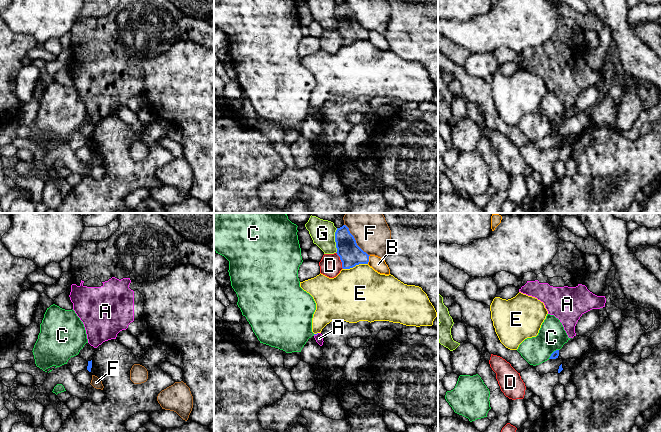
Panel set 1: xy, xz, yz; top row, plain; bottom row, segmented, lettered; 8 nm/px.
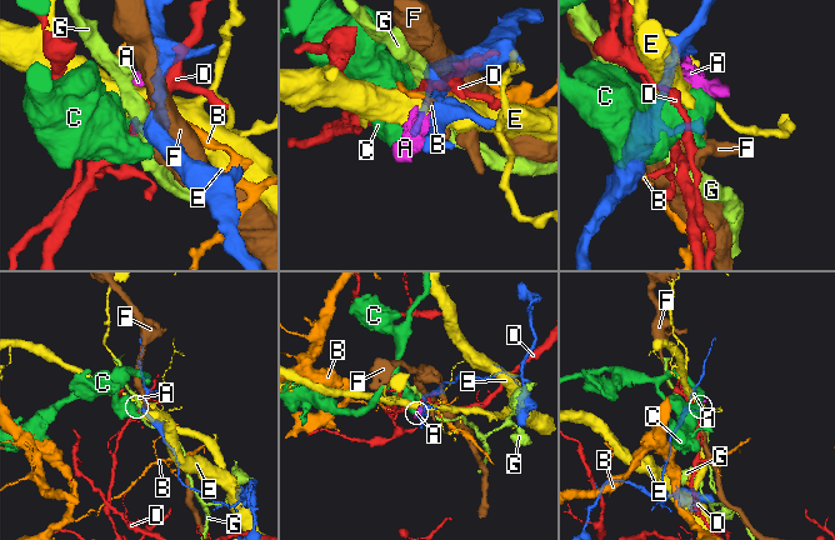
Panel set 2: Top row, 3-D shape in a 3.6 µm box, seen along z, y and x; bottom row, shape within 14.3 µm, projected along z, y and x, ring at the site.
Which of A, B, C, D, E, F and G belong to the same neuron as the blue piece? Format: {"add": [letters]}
{"add": []}

